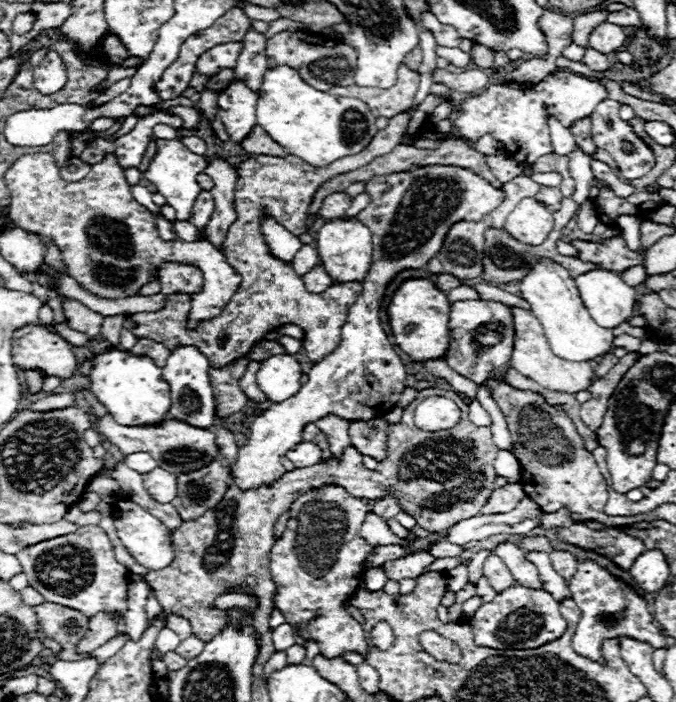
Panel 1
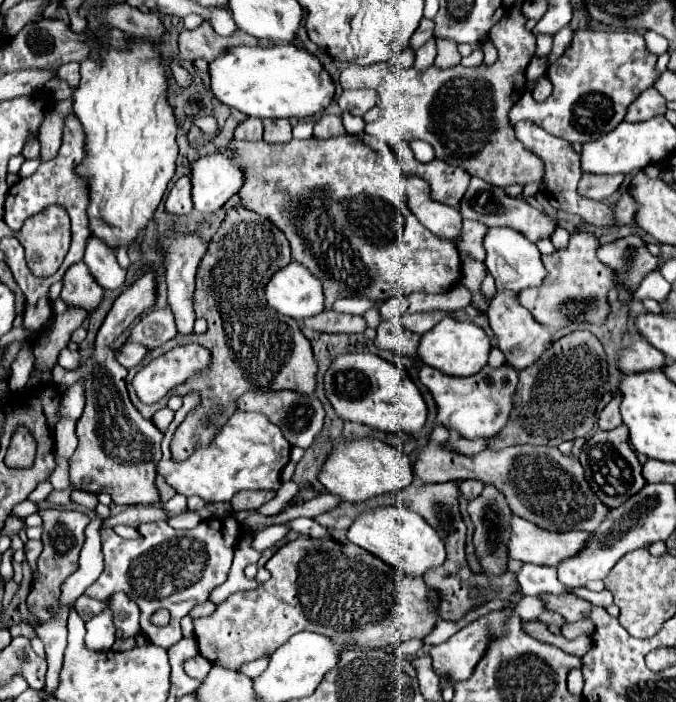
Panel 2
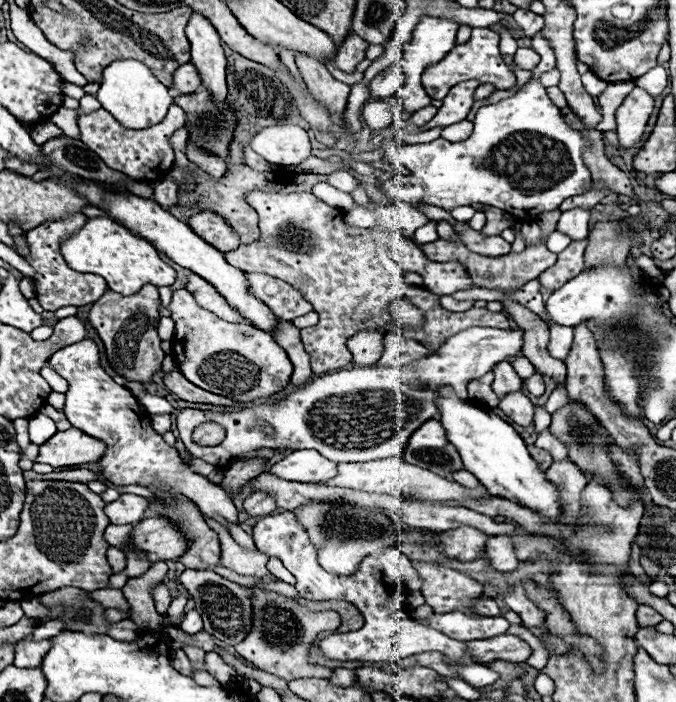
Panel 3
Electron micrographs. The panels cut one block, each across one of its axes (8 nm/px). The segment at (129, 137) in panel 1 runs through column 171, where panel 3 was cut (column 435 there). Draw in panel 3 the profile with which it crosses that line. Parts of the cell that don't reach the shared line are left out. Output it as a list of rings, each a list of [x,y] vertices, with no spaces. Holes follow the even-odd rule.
[[[470,80],[470,82],[462,82],[462,84],[456,84],[448,96],[442,100],[444,104],[438,108],[436,116],[426,122],[424,126],[418,128],[418,132],[424,132],[424,130],[430,130],[434,126],[450,126],[450,124],[456,124],[456,122],[462,122],[468,114],[468,110],[472,108],[472,94],[474,90],[478,88],[478,82],[476,80]]]

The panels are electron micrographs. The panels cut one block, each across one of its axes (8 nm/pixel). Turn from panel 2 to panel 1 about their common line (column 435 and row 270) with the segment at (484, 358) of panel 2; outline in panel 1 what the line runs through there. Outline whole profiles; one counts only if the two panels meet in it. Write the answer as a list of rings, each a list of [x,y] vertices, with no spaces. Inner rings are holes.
[[[332,218],[316,234],[316,250],[320,254],[320,262],[334,282],[362,282],[372,264],[372,234],[364,224],[356,218]]]

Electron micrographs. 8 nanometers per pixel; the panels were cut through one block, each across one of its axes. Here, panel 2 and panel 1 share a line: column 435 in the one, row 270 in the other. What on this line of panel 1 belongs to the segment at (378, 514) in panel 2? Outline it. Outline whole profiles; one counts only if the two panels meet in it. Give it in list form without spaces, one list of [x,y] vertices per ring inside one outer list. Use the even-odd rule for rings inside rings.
[[[548,258],[538,260],[534,268],[520,280],[520,296],[530,304],[532,314],[540,320],[544,328],[544,336],[556,352],[556,356],[564,360],[594,360],[596,356],[602,356],[612,350],[612,330],[598,326],[586,306],[580,300],[580,292],[576,288],[574,278],[568,274],[566,268],[562,268],[558,262],[552,262]]]

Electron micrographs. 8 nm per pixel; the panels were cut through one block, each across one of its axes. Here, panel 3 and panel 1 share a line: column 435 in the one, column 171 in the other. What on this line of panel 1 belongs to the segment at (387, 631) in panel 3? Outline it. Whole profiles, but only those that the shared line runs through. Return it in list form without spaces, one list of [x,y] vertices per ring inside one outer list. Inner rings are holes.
[[[162,628],[158,638],[156,638],[156,648],[160,650],[160,654],[166,654],[166,652],[172,652],[176,650],[180,644],[180,638],[176,632],[172,632],[170,628]]]

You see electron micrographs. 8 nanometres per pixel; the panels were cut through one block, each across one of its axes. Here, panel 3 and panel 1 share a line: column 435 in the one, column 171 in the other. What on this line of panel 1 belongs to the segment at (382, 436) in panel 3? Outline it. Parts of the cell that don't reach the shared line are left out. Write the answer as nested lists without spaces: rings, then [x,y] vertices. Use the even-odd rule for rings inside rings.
[[[178,346],[172,350],[170,358],[166,360],[166,366],[162,368],[164,380],[168,380],[172,388],[172,404],[168,410],[168,416],[192,424],[194,428],[212,428],[218,420],[216,416],[216,398],[208,376],[208,358],[194,346]]]

